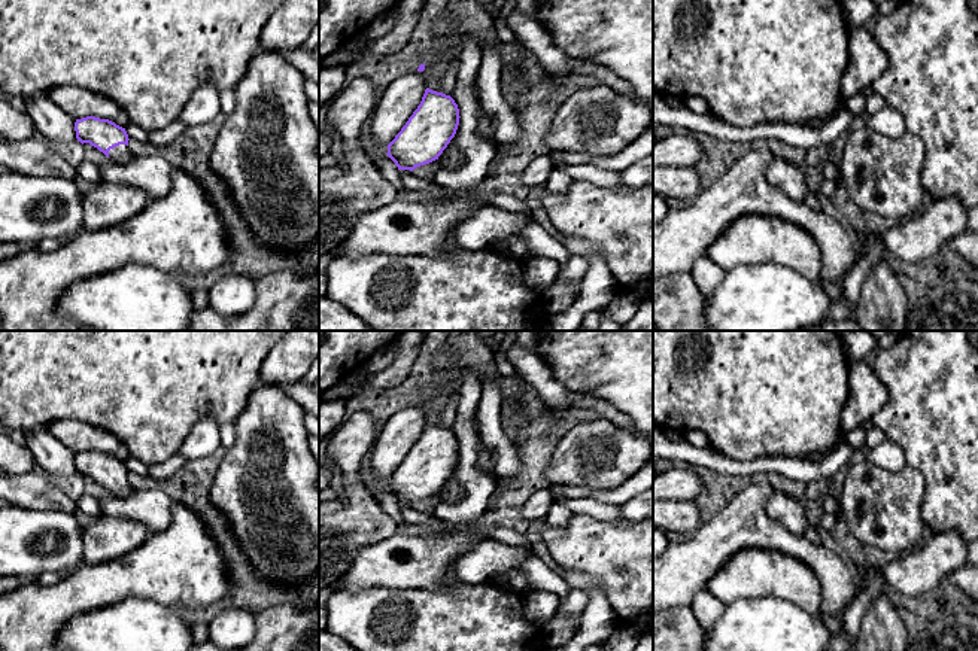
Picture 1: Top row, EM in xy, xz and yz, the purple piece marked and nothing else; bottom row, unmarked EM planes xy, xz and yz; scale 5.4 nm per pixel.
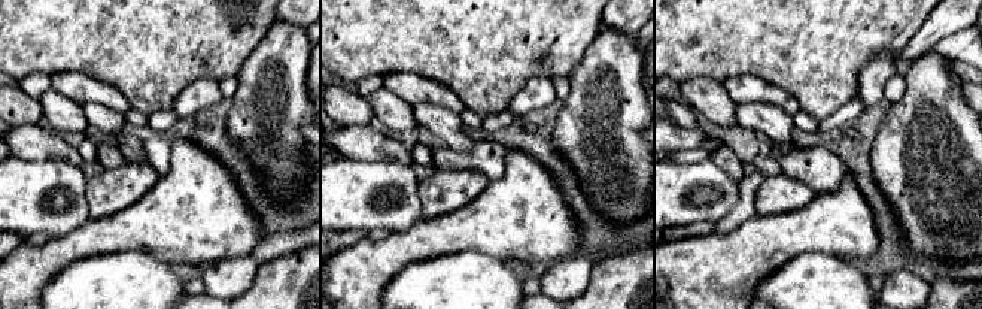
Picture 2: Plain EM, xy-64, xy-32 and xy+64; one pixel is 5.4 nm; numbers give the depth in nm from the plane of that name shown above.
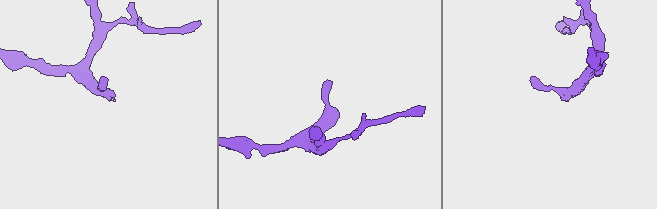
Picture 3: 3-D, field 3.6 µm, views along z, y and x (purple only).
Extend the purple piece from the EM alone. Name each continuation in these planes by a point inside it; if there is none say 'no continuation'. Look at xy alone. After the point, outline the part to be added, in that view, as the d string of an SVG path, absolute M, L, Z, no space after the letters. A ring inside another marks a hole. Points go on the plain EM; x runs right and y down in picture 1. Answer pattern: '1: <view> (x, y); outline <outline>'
1: xy (121, 487); outline M119 478L119 480L109 484L109 493L115 495L115 496L128 496L133 492L134 490L131 489L127 478Z

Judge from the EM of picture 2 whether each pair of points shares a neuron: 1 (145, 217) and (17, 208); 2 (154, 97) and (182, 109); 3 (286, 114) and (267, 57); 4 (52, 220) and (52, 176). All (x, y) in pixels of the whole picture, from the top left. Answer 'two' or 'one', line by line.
1: two
2: two
3: one
4: one

